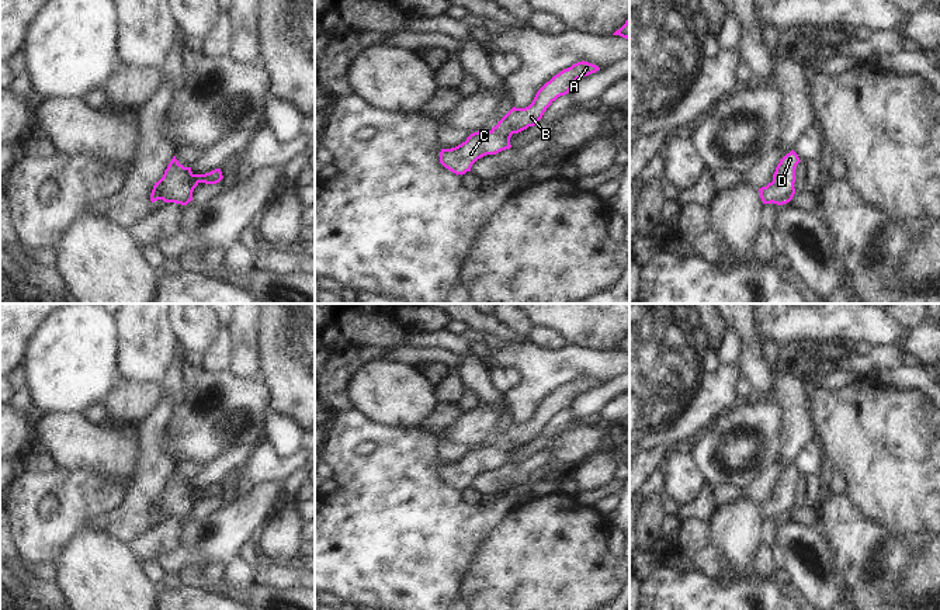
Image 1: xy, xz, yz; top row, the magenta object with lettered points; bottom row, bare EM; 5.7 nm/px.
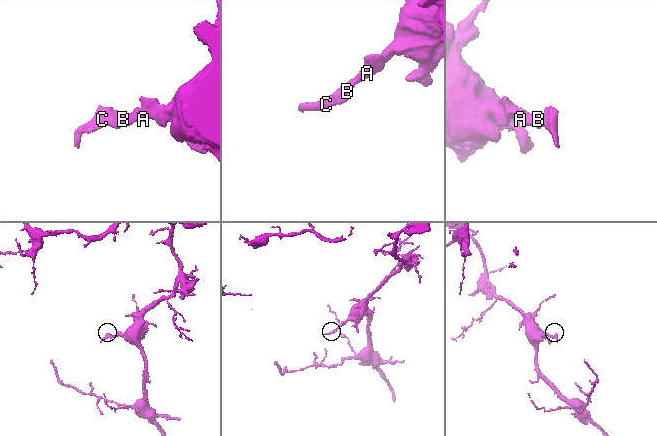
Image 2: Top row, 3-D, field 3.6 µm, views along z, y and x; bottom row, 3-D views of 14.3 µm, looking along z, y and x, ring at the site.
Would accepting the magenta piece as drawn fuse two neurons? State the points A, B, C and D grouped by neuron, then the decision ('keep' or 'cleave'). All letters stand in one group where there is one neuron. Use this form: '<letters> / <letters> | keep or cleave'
A B C D | keep

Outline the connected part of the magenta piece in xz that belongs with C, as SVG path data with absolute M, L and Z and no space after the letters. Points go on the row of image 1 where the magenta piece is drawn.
M585 60L563 69L537 91L528 107L513 107L490 131L481 129L471 134L461 145L451 149L441 149L440 163L457 176L462 176L471 171L472 164L478 159L510 149L510 138L513 134L534 126L558 97L570 91L577 79L596 73L597 70L600 70L599 66Z

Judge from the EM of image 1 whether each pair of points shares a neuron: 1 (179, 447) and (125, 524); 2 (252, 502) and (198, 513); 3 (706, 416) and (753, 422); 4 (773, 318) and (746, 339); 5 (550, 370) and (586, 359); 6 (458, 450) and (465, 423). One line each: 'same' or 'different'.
1: different
2: different
3: different
4: different
5: same
6: different

